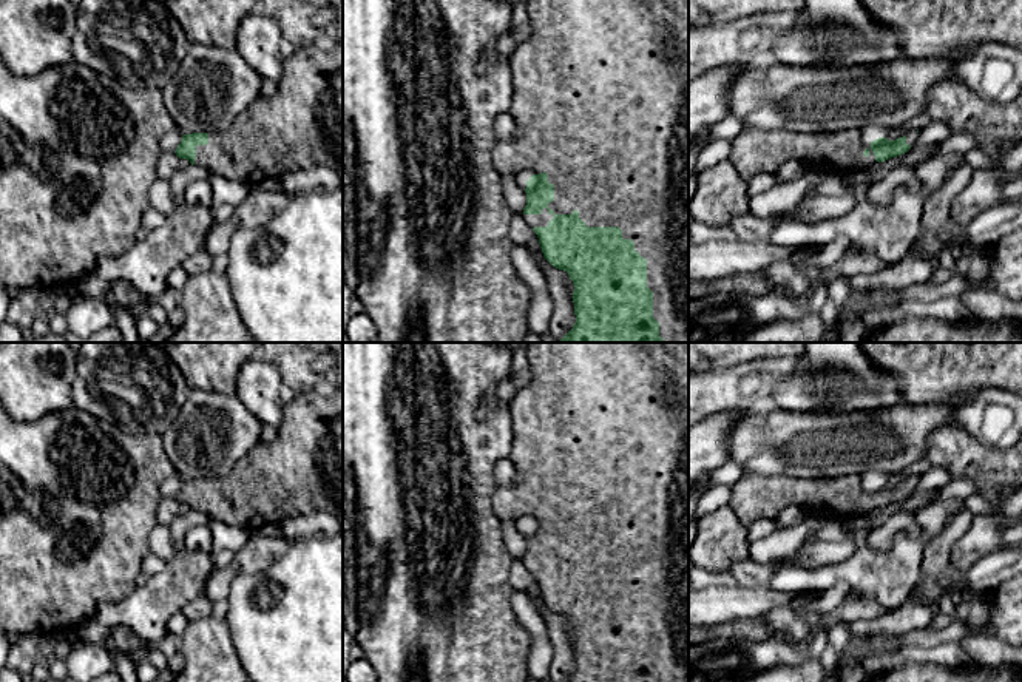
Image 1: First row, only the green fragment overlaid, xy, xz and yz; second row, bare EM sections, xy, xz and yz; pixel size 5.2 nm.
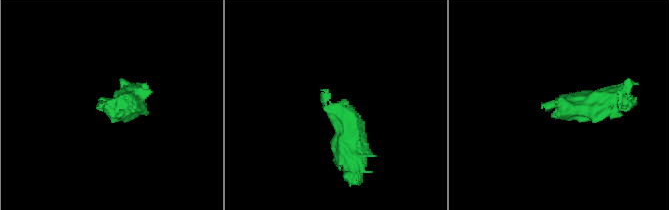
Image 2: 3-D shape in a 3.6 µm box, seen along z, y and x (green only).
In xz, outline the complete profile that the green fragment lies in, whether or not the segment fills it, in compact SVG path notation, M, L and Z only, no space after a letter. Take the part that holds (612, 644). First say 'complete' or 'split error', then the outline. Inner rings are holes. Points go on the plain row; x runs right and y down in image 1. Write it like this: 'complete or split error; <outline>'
split error; M528 343L526 358L533 378L516 392L509 404L513 420L509 458L523 480L520 484L497 488L492 506L502 522L517 520L526 525L523 565L537 580L543 603L553 613L567 617L574 630L576 668L565 682L689 682L689 343Z

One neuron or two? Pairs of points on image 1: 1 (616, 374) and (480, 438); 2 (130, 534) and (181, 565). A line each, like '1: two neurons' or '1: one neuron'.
1: two neurons
2: two neurons

